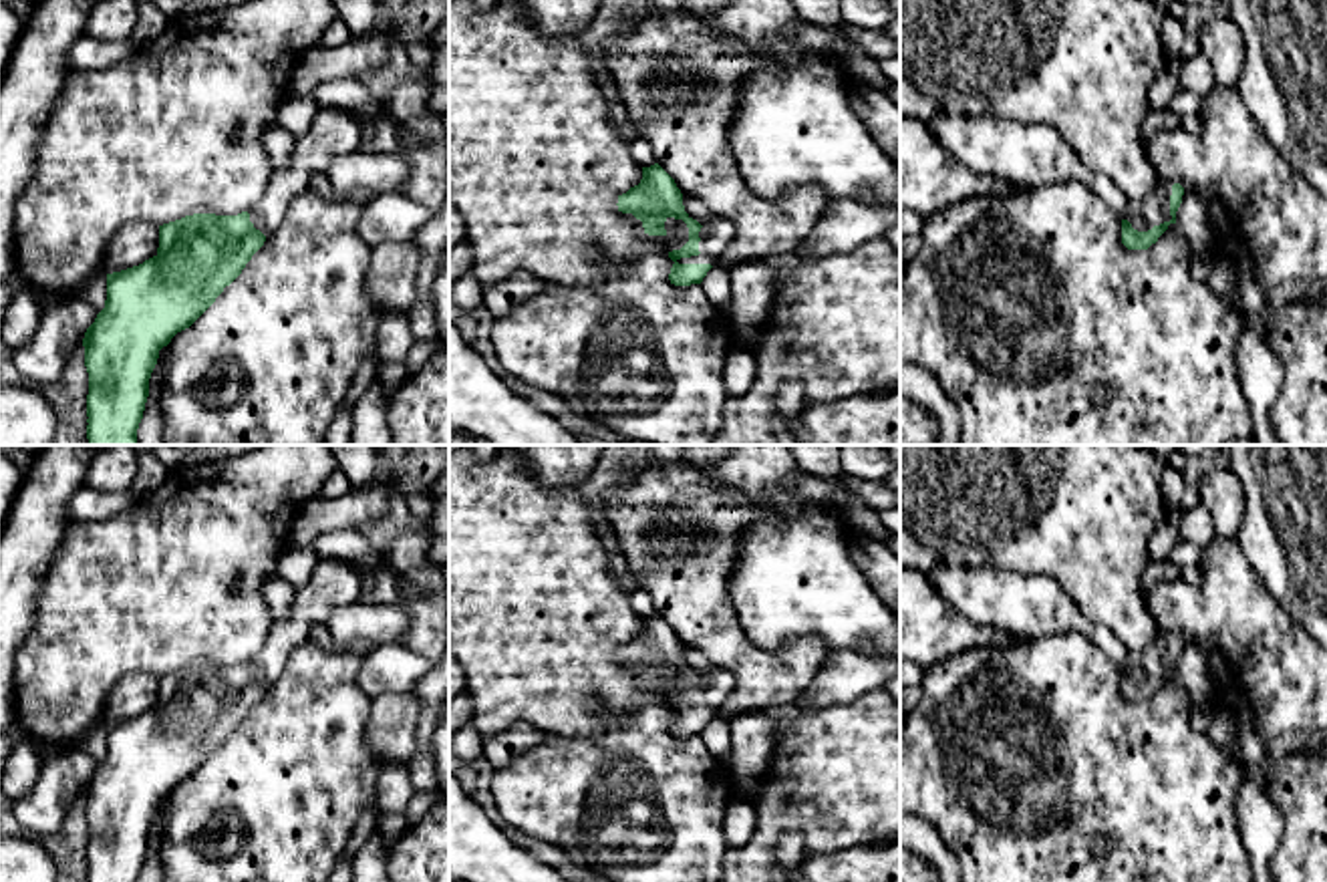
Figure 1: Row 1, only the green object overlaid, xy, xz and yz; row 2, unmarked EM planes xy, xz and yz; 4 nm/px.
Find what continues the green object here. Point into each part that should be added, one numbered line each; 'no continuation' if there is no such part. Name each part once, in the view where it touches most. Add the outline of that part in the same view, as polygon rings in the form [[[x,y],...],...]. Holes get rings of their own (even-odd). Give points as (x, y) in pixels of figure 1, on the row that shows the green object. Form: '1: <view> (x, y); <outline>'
1: xz (717, 232); [[[711,217],[699,232],[699,256],[681,258],[679,264],[711,264],[717,266],[723,250],[731,244],[735,226],[725,217]]]

